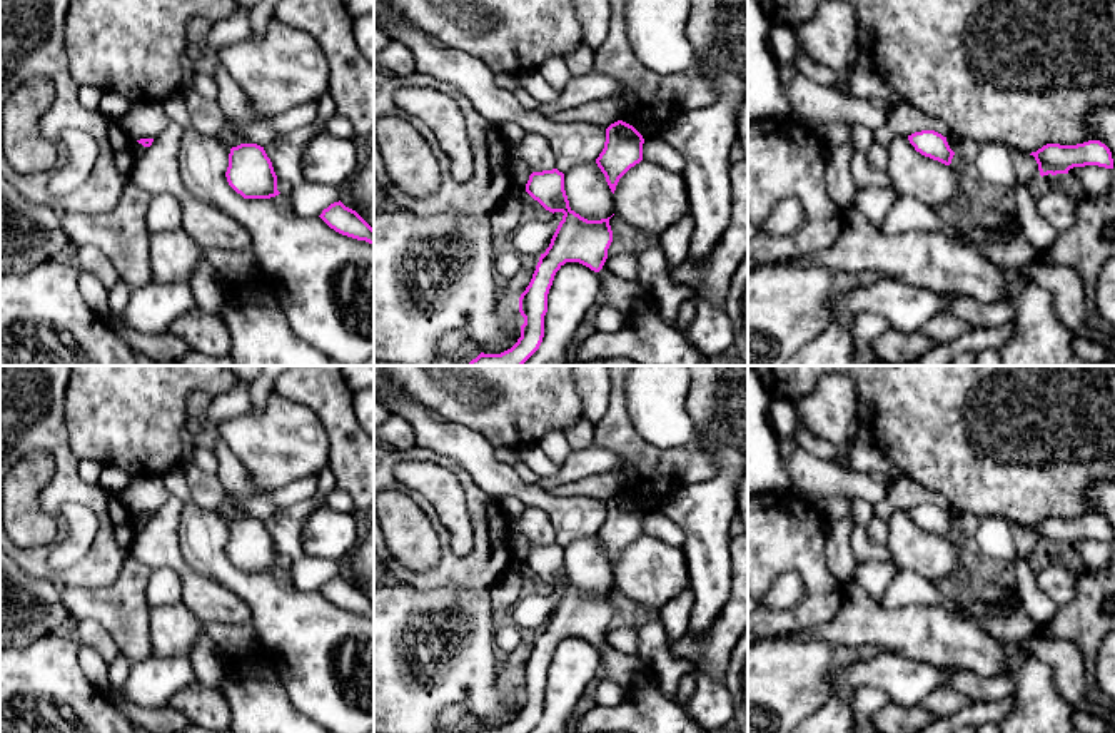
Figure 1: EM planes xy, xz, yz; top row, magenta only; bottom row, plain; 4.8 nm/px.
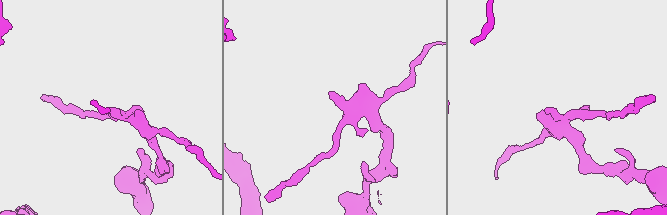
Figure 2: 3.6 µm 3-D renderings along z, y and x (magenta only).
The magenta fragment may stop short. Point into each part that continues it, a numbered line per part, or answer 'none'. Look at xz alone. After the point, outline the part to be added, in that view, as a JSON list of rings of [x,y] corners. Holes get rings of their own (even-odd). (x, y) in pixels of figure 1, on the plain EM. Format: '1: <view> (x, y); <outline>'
none

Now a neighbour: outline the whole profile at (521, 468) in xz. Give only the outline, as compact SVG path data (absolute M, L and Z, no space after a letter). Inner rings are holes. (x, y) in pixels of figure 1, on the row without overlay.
M519 452L519 456L514 461L514 471L516 474L527 484L537 484L537 481L541 479L524 461L522 454Z

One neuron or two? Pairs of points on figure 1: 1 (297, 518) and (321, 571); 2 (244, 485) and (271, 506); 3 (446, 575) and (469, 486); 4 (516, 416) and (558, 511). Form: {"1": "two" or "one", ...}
{"1": "one", "2": "two", "3": "one", "4": "two"}

